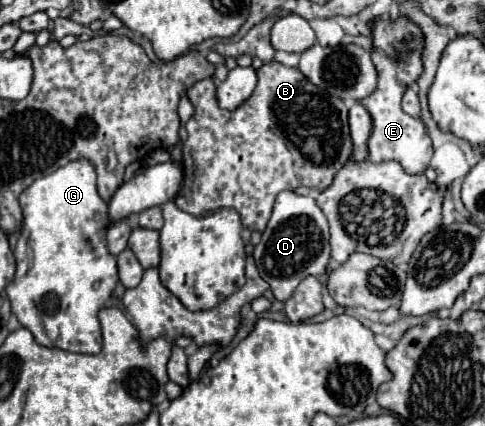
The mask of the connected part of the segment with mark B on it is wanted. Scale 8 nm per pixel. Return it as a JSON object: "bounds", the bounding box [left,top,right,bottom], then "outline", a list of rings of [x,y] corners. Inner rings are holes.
{"bounds":[175,63,353,231],"outline":[[[265,63],[257,71],[257,77],[259,83],[253,95],[235,111],[227,111],[217,105],[217,87],[213,79],[201,79],[187,89],[187,97],[195,113],[185,123],[187,139],[183,143],[183,183],[175,197],[175,205],[191,215],[207,215],[219,207],[235,209],[241,215],[243,227],[249,227],[251,231],[263,231],[267,227],[277,193],[287,189],[295,191],[301,185],[323,191],[331,185],[335,173],[347,163],[353,149],[347,125],[347,107],[341,99],[319,91],[319,87],[315,87],[299,69],[285,67],[281,63]]]}

